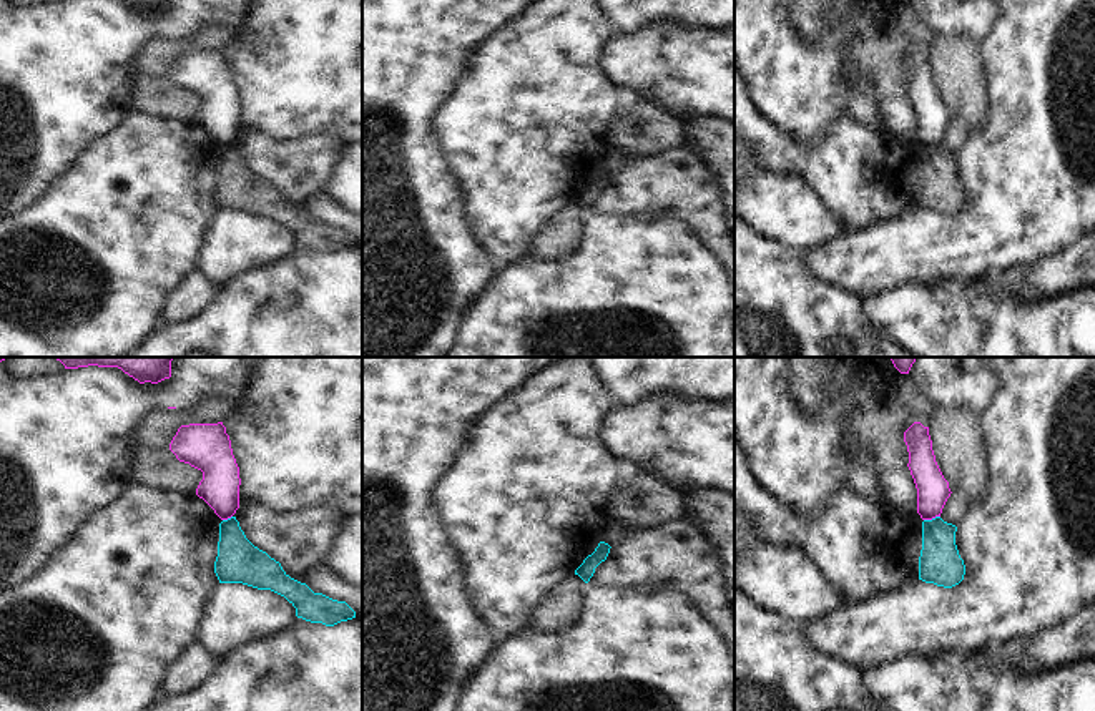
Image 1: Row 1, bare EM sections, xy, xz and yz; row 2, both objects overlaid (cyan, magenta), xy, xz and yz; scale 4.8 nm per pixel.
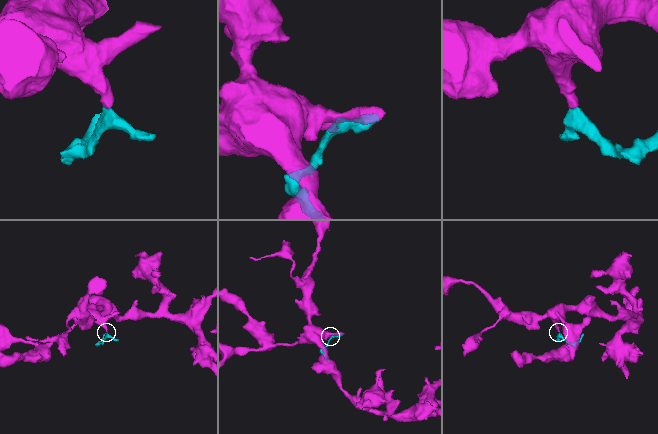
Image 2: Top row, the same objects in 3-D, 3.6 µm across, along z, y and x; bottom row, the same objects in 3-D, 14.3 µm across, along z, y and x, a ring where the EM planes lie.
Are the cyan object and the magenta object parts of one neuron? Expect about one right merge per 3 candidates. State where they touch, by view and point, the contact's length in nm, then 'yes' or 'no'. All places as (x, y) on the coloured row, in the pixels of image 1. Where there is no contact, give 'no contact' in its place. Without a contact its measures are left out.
yz (932, 519) | 80 nm | no

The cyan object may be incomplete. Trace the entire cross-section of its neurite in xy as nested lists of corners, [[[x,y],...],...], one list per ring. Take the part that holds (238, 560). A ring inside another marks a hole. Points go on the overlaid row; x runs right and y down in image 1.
[[[236,517],[219,523],[214,573],[219,583],[243,583],[284,596],[296,608],[296,616],[311,623],[334,626],[356,618],[346,601],[314,593],[306,583],[291,578],[279,561],[246,538]]]

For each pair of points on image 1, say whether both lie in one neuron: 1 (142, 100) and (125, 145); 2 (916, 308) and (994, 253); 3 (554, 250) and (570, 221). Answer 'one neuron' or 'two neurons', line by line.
1: two neurons
2: two neurons
3: one neuron

